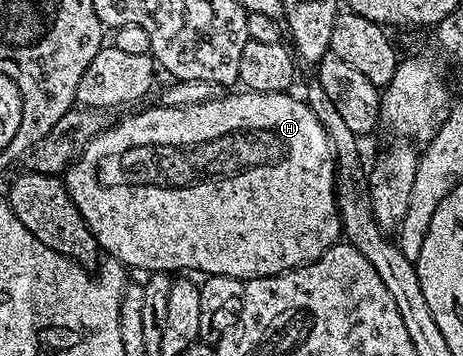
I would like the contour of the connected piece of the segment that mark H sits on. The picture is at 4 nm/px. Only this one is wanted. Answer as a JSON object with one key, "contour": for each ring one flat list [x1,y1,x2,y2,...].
{"contour":[[238,90,238,95,226,93,221,99,209,99,199,105,167,107,156,105,125,119,122,123,106,126,83,148,80,156,69,164,63,175,65,188,75,201,83,221,91,229,98,248,126,268,138,267,144,273,193,273,202,271,202,276,226,275,248,281,278,275,308,263,314,263,328,247,342,238,341,218,337,212,335,176,337,160,333,157,333,143,323,129,319,117,311,110,304,98,293,96,289,91,259,93]]}

